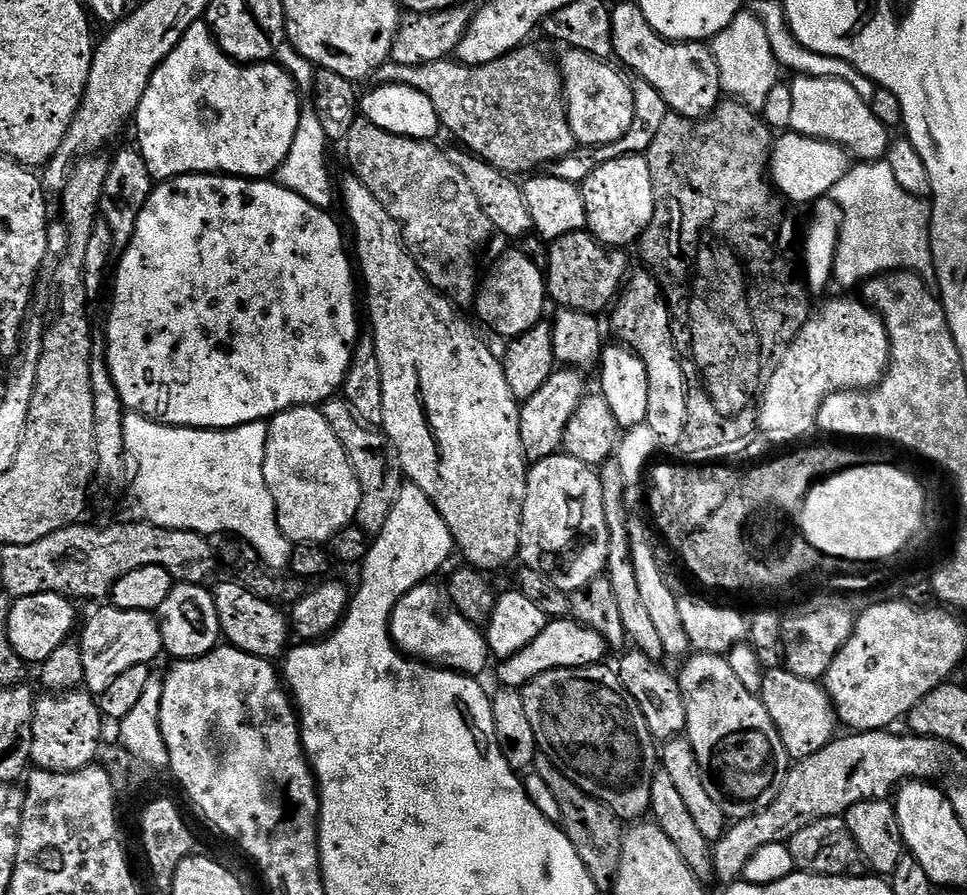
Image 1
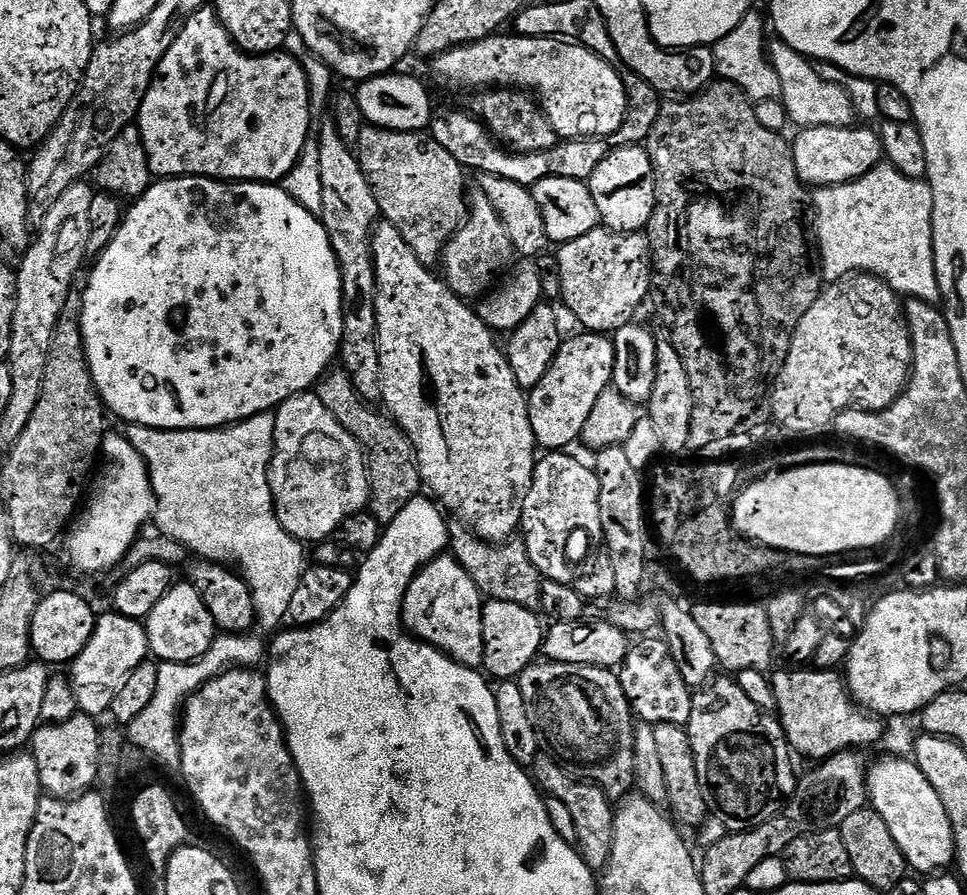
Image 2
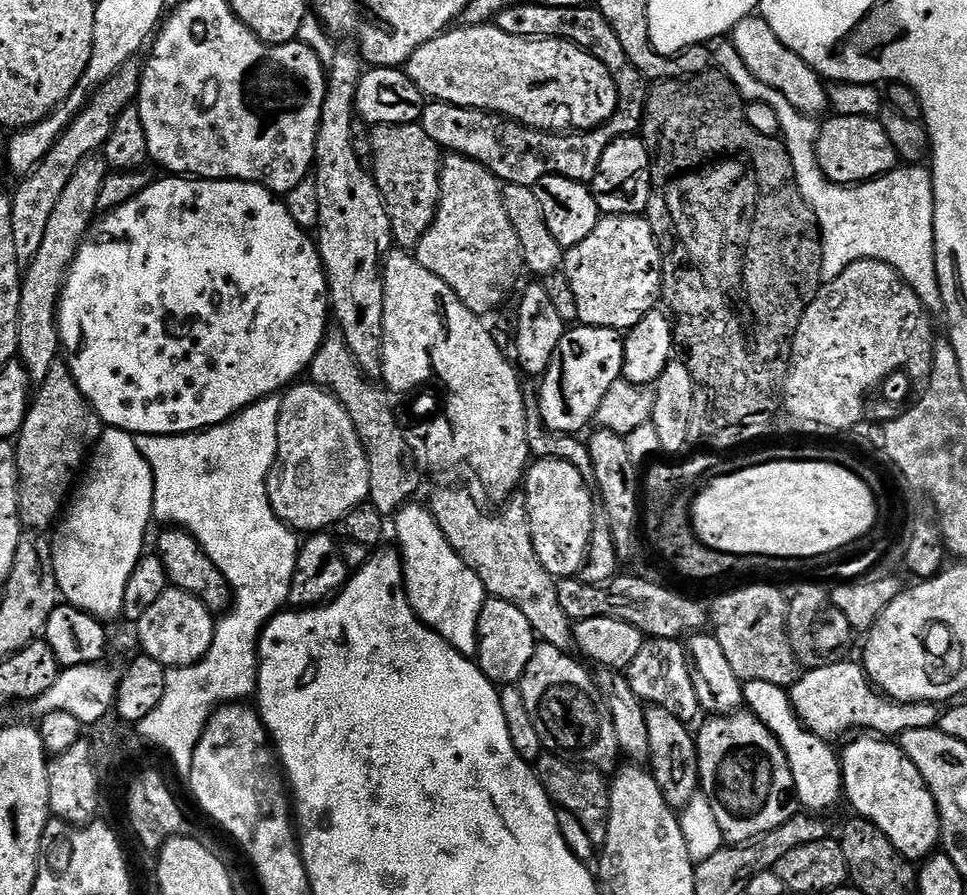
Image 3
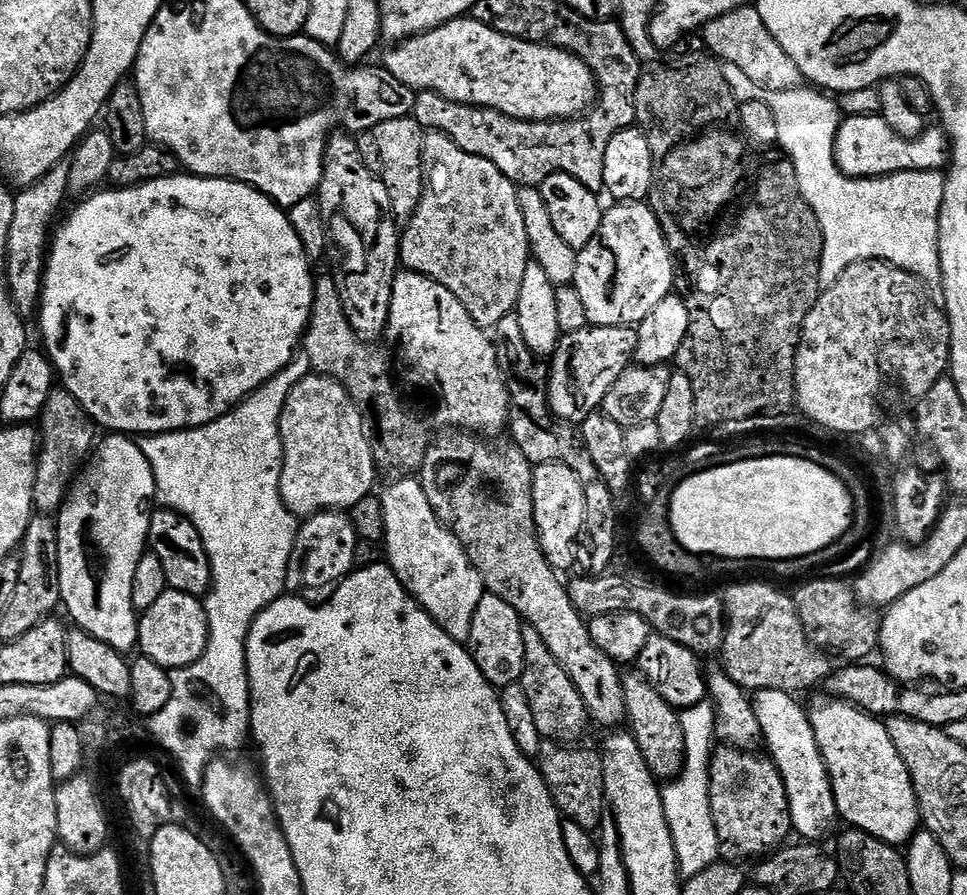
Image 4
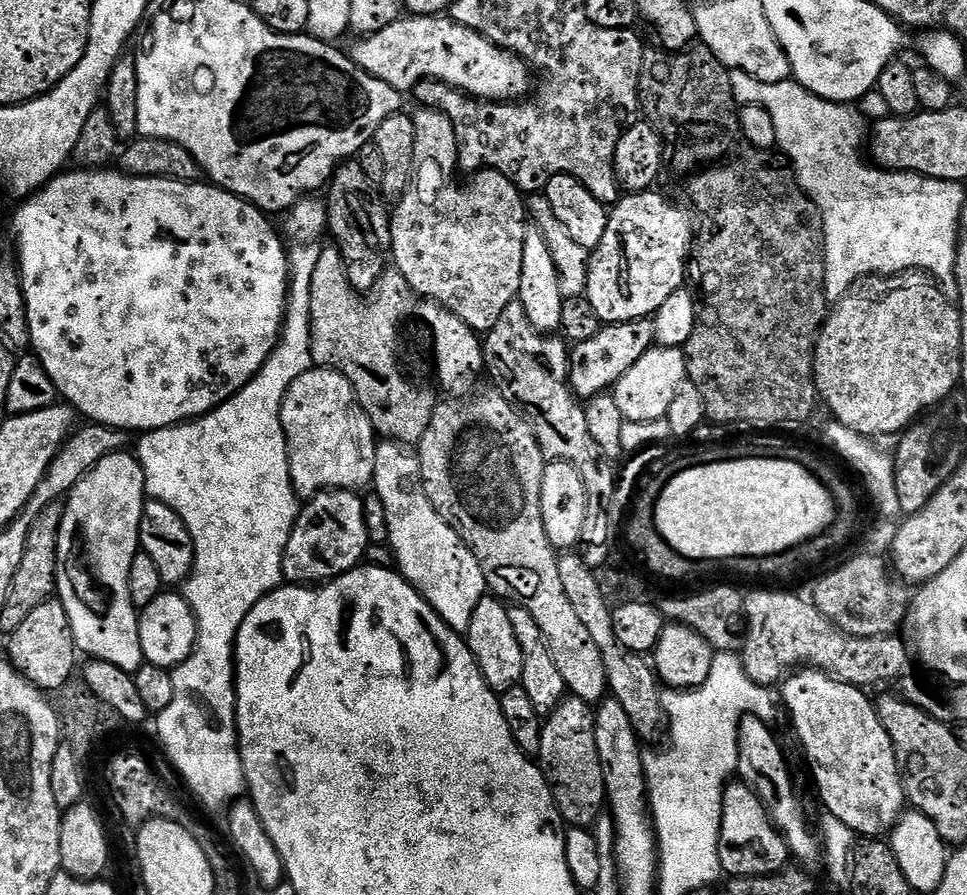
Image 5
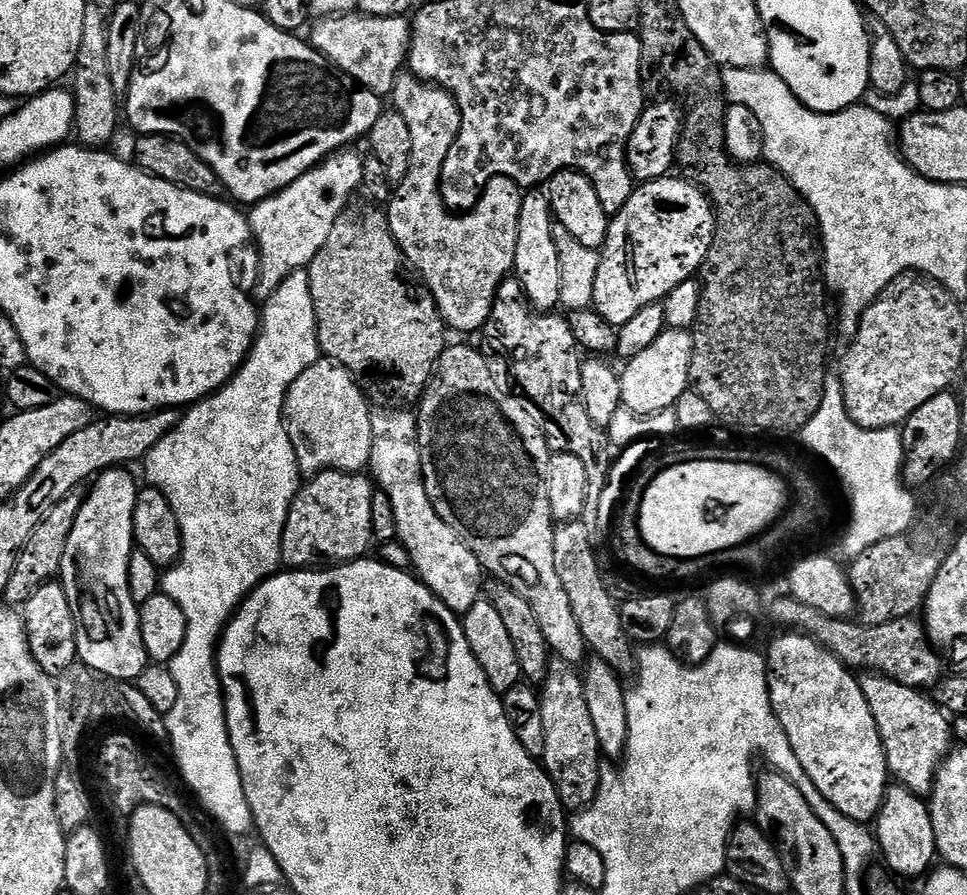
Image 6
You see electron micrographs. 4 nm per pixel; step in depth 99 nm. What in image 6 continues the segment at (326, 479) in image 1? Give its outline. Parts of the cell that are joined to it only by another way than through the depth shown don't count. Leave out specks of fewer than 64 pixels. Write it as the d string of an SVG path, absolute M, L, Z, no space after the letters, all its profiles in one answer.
M321 358L310 370L300 375L298 382L290 386L288 397L284 400L284 429L288 432L294 446L296 461L301 473L311 478L319 472L355 472L363 473L369 467L372 458L372 413L368 408L369 397L365 389L340 364L333 364L327 358Z

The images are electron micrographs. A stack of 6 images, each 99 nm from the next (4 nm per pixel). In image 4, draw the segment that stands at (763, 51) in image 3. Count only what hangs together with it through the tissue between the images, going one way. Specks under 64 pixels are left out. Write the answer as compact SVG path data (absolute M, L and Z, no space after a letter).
M749 6L735 8L730 14L722 14L717 20L711 20L702 29L704 44L711 55L724 64L733 64L758 86L766 90L794 90L801 87L802 77L794 58L778 46L774 34L766 30L766 22L762 22L759 7Z

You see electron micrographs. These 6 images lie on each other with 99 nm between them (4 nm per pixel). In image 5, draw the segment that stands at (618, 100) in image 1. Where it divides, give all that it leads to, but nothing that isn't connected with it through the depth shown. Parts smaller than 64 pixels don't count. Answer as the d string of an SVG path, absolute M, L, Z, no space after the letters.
M408 14L386 26L386 30L378 30L378 34L373 36L361 36L355 42L357 44L350 48L350 55L357 66L369 72L374 78L394 86L394 90L398 90L401 94L411 93L418 84L439 82L481 102L516 102L527 97L533 87L533 73L520 57L509 52L507 48L499 48L497 44L492 44L484 36L454 22L444 14L435 16Z

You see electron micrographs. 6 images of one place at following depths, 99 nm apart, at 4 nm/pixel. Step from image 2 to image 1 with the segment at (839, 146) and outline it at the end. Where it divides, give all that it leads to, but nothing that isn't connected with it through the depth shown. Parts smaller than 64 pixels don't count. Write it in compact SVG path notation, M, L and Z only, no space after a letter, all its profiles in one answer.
M791 130L772 145L772 154L768 157L770 183L781 197L786 198L789 205L808 204L827 197L846 178L846 174L854 166L853 157L844 148L832 144L829 140L819 140L809 136L800 136Z

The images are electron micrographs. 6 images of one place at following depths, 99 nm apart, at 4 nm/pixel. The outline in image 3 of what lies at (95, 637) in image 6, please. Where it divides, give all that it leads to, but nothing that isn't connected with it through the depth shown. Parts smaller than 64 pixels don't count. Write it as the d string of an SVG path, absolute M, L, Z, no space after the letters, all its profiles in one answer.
M105 427L95 448L91 449L86 471L59 525L60 540L58 538L52 540L56 584L60 588L61 597L67 603L101 622L109 622L108 620L114 619L115 616L119 617L123 613L126 582L130 582L130 574L134 574L134 566L146 552L144 539L148 536L148 523L153 523L154 520L153 503L152 468L146 462L142 450L138 450L136 436L131 432L123 432L120 428Z

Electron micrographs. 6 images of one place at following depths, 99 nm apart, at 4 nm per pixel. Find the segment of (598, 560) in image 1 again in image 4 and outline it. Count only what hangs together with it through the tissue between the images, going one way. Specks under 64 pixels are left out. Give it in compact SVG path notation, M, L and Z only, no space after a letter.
M537 464L532 470L532 497L534 498L534 522L540 539L540 548L557 573L567 568L575 569L578 541L584 531L586 494L578 474L570 466L561 464Z

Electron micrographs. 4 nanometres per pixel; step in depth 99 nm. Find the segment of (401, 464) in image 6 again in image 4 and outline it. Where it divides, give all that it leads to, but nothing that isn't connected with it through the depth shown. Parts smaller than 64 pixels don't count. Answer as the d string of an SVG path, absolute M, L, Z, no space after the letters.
M396 478L380 501L386 514L386 534L382 541L386 549L386 563L402 582L408 593L420 603L450 634L450 638L467 642L470 638L470 622L474 622L474 610L486 595L486 589L478 570L468 560L458 538L434 514L426 490L419 479Z

